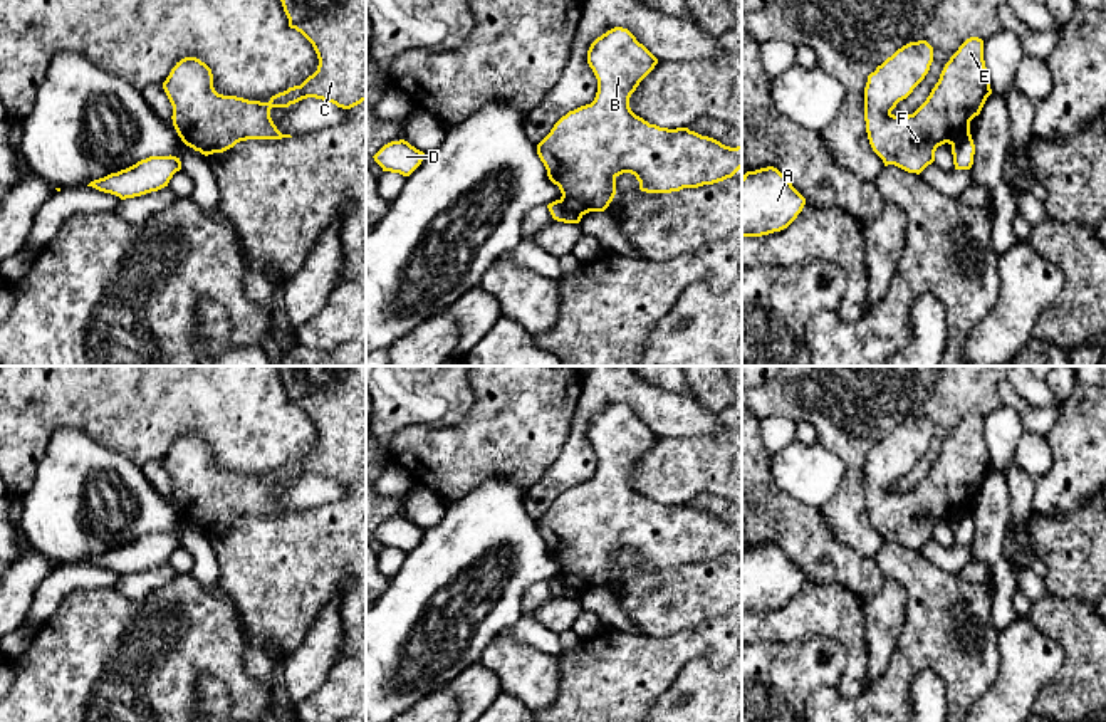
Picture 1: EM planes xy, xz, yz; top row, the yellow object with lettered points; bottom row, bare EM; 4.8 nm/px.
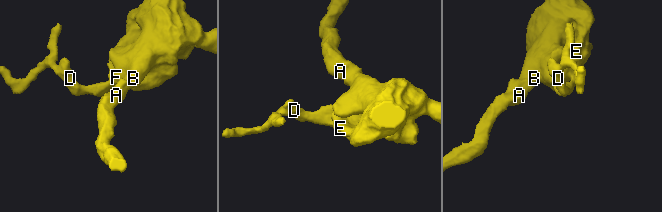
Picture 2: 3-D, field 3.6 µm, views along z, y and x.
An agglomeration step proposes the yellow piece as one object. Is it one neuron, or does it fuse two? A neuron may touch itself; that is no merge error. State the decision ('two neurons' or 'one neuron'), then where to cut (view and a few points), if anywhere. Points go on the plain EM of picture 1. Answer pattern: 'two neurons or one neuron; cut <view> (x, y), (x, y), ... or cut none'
two neurons; cut xz (561, 575), (571, 576), (583, 590)

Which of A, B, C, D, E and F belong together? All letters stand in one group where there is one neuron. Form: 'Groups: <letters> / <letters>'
Groups: A B C E F / D

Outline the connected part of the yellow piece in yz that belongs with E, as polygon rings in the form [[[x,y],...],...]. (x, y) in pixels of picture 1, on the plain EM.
[[[967,415],[945,440],[926,477],[908,492],[891,487],[925,455],[933,438],[926,416],[910,418],[868,452],[864,497],[873,527],[884,542],[920,551],[938,522],[970,510],[970,497],[992,470],[983,416]]]

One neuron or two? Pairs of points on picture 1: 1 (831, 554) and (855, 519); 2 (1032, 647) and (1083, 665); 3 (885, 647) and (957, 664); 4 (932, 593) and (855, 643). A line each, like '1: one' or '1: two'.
1: two
2: two
3: two
4: two

